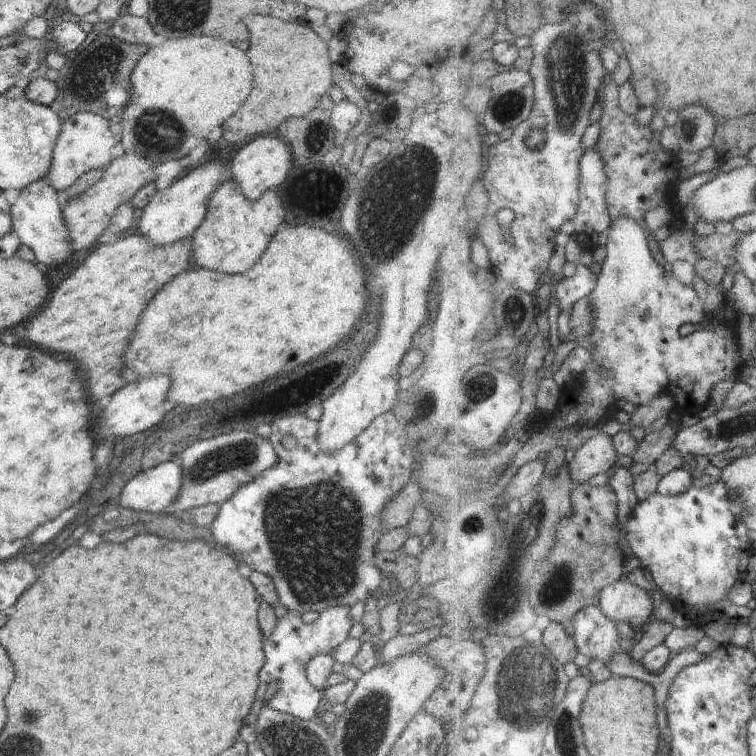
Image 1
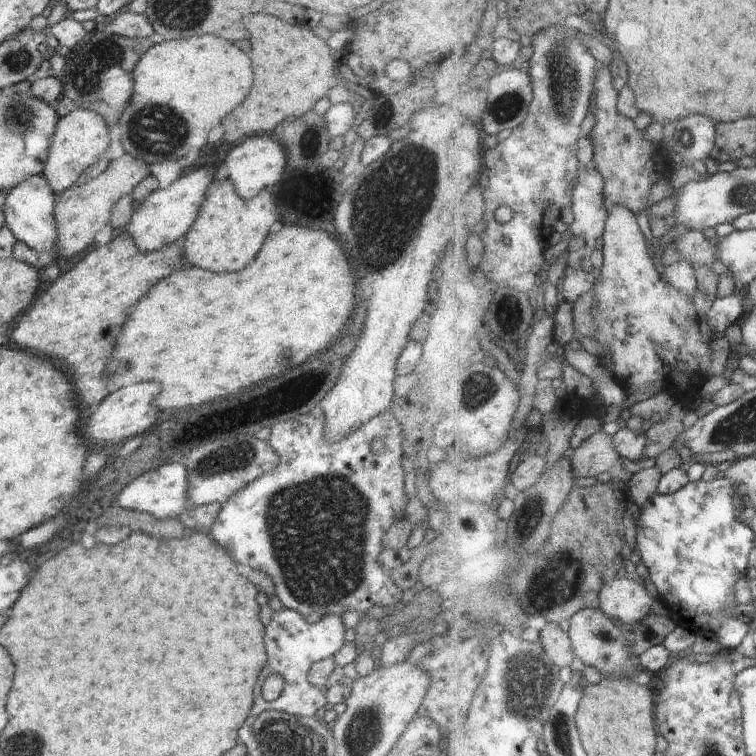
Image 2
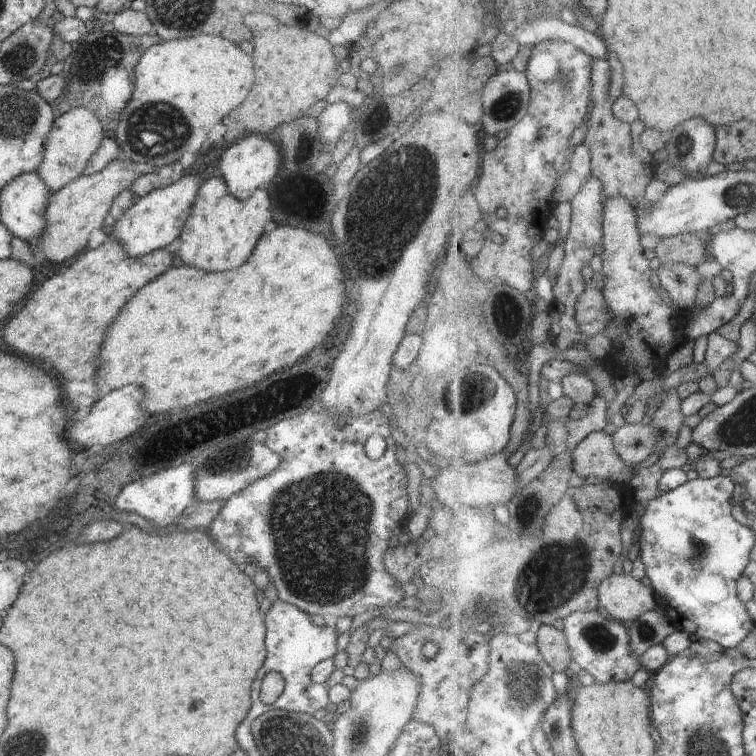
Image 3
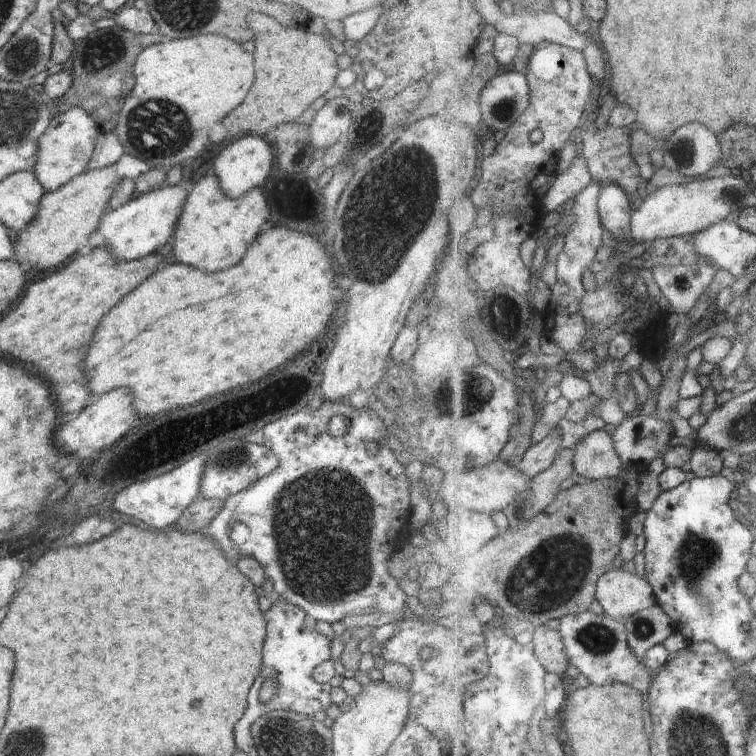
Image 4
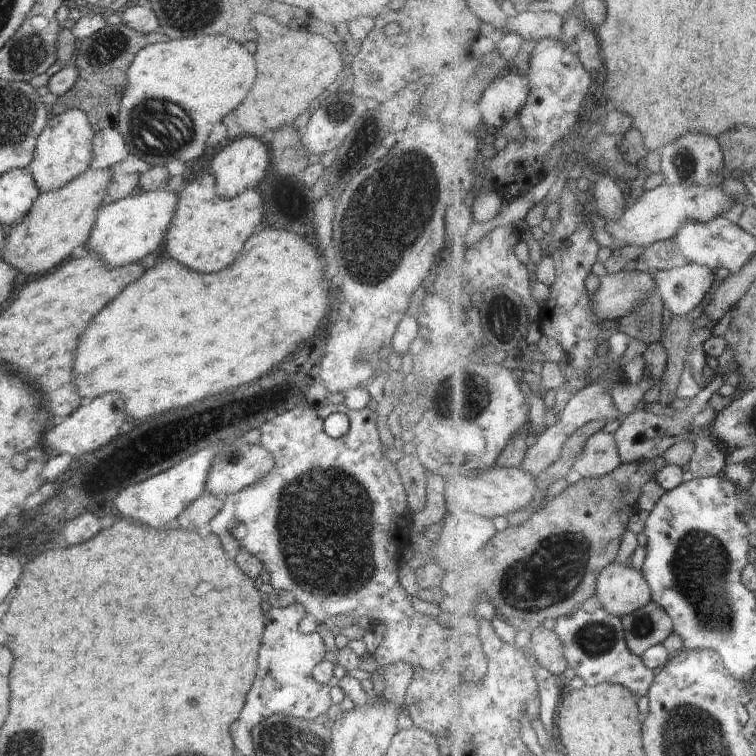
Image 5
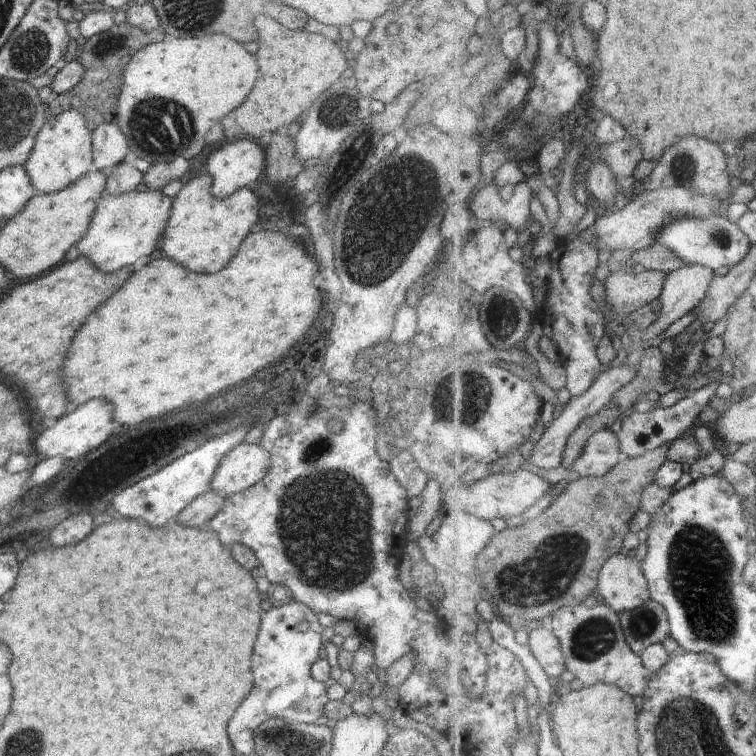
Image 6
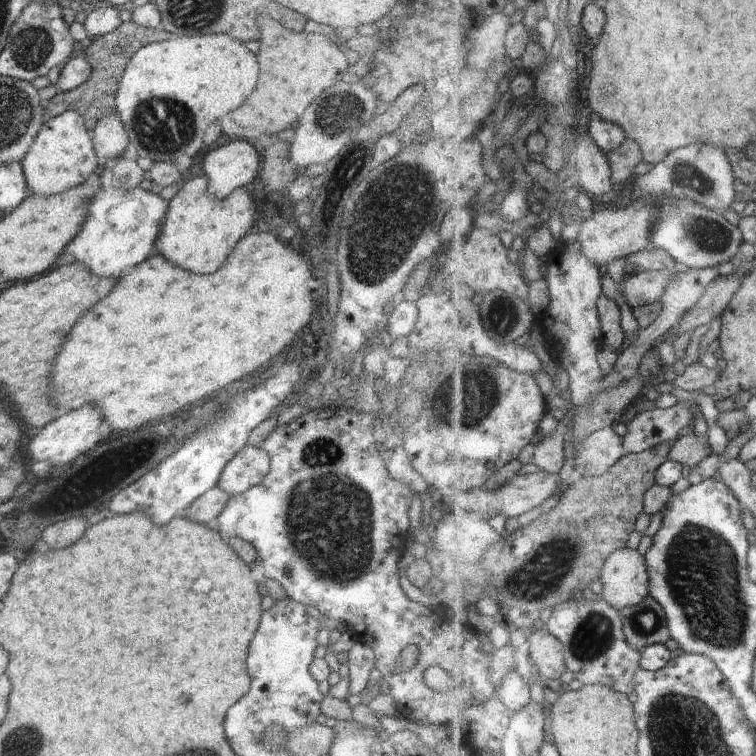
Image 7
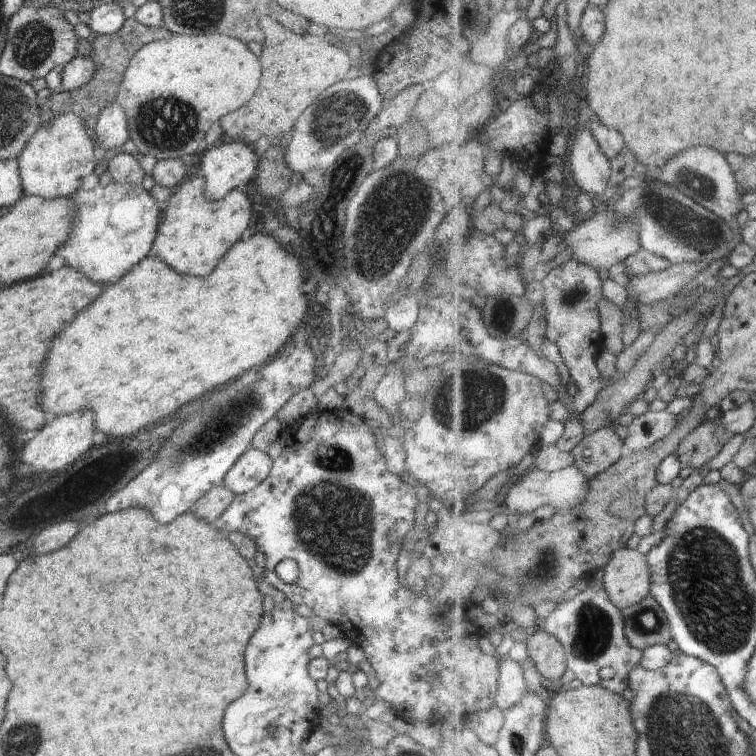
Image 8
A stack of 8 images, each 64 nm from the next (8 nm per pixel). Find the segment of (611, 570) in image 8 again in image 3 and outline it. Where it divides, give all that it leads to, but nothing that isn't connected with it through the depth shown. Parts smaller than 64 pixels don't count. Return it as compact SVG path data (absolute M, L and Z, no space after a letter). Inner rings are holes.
M612 574L600 588L601 610L629 625L642 614L650 613L660 602L654 588L628 574Z

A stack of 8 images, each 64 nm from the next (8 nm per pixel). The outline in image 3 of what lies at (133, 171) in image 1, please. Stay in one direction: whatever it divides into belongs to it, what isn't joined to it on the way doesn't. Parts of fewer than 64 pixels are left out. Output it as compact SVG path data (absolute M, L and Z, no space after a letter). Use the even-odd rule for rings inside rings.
M117 159L101 172L83 174L60 191L50 193L45 209L45 233L35 243L29 244L35 258L36 254L41 252L45 262L55 267L80 254L85 249L92 230L104 229L107 226L112 202L139 176L127 168L127 163Z

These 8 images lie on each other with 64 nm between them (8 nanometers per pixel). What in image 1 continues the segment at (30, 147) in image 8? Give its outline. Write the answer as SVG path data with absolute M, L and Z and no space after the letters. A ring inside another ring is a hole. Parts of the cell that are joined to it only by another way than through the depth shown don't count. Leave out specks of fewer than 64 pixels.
M78 112L78 114L69 115L65 118L65 122L61 122L62 130L60 130L56 146L54 146L50 170L45 176L57 192L70 188L90 170L98 170L98 168L106 170L110 166L110 162L114 160L114 145L118 144L120 140L110 130L110 122L102 118L101 115Z

